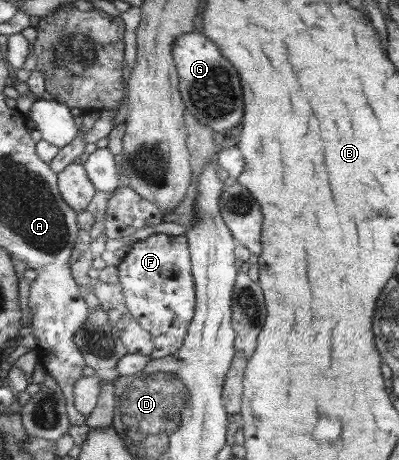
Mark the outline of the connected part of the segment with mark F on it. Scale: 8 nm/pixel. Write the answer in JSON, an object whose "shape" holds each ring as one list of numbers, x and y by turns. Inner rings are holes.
{"shape":[[151,234,130,246,131,250,116,266,118,284,127,310,135,322,151,336,153,351,149,358,163,360,182,347,197,302,186,238,183,235]]}

